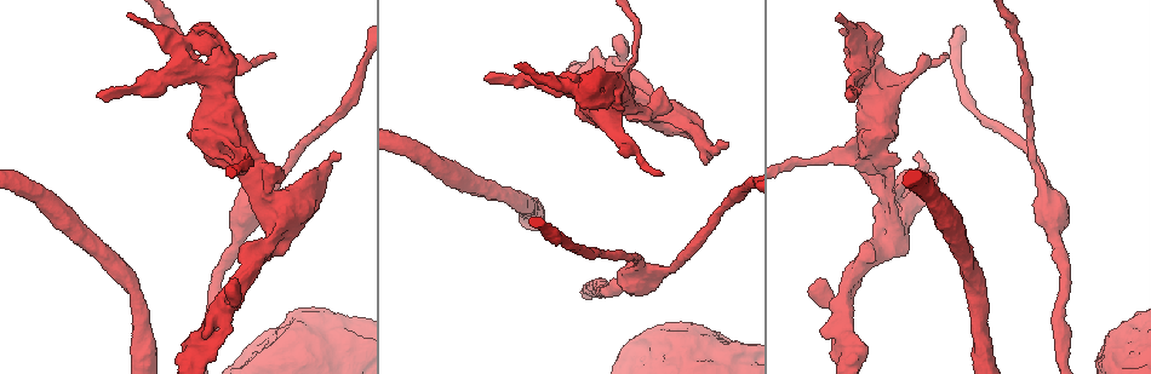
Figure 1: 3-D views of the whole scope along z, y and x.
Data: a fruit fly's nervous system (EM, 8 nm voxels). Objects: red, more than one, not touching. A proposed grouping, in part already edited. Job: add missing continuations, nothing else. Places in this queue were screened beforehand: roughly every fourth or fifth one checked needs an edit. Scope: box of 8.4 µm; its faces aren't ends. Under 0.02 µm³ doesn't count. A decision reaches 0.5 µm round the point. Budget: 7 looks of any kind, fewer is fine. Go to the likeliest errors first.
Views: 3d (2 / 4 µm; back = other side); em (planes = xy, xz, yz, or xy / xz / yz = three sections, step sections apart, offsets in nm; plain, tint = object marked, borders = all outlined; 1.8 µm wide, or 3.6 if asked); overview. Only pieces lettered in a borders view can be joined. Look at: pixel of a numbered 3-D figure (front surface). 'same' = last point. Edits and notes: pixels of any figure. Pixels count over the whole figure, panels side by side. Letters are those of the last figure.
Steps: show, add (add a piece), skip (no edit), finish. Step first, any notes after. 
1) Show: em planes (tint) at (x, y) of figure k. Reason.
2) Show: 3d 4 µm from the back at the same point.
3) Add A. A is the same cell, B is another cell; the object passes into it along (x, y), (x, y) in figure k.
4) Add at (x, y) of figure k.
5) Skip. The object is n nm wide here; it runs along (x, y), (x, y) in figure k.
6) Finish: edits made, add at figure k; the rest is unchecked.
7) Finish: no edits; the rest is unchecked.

Show: 3d 2 µm from the back at (833, 342) of figure 1. Free end.

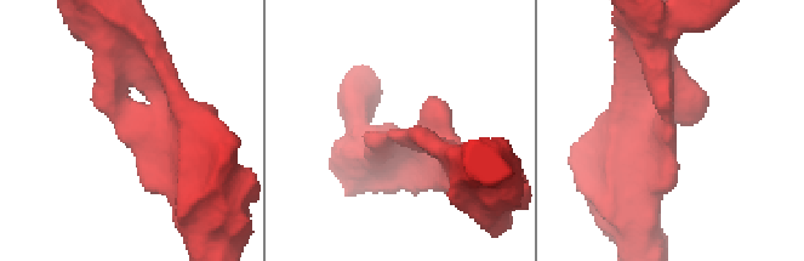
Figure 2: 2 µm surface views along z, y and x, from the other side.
Show: em xy step 8 (tint) at (118, 138) of figure 2.

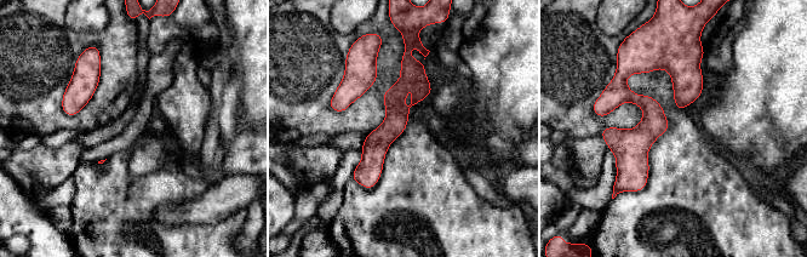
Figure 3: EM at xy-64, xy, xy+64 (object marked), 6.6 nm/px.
Show: em planes (borders) at the same point. Cut it another way.

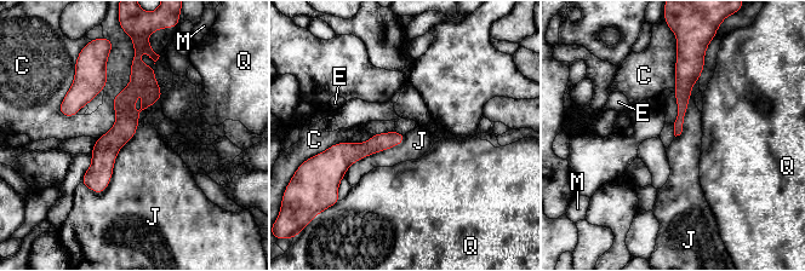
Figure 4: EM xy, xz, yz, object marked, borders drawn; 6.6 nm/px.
Skip. C, E, J, M and Q are other cells; a border runs along (138, 126), (109, 184), (86, 188) in figure 4; no lettered piece goes on from it.

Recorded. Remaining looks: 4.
Show: em xy step 16 (tint) at (212, 41) of figure 1. Touches itself.

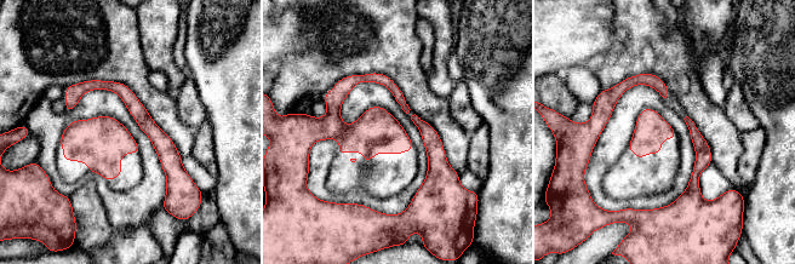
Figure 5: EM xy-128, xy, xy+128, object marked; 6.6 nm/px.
Show: em planes (borders) at the same point.

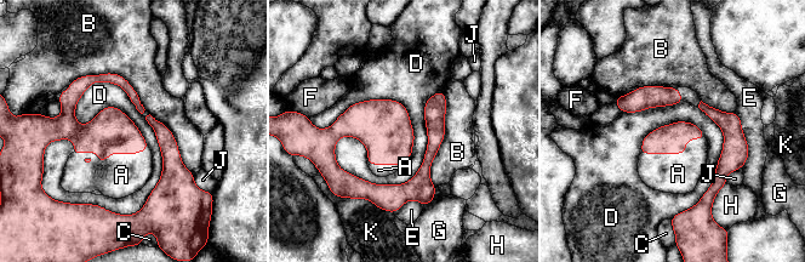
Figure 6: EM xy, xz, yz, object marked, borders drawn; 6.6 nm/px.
Add A. The longest contact is with D, 850 nm; A is the same cell, B, C, D, E, F, G, H, J and K are other cells; the object passes into it along (112, 131), (107, 157), (121, 175) in figure 6; the cell continues.

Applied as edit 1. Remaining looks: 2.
Show: overview.

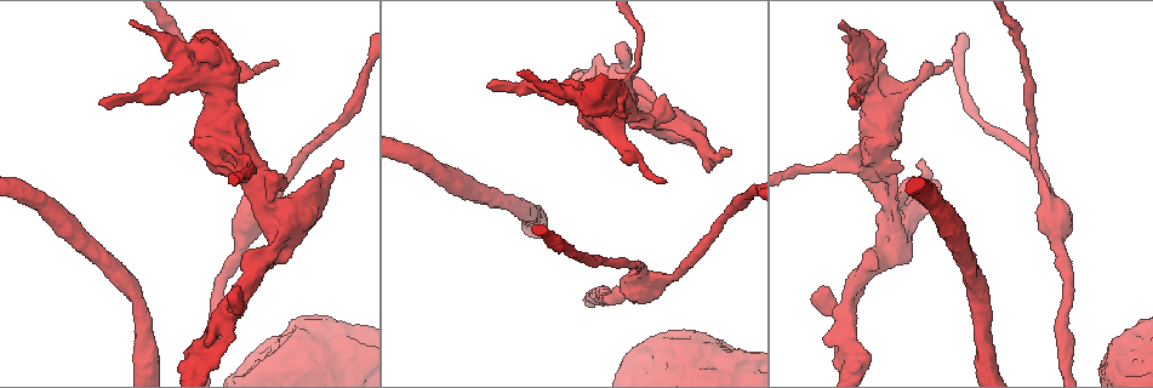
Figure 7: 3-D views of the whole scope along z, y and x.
Show: em planes (borders) at (728, 150) of figure 7. Branch stops here.

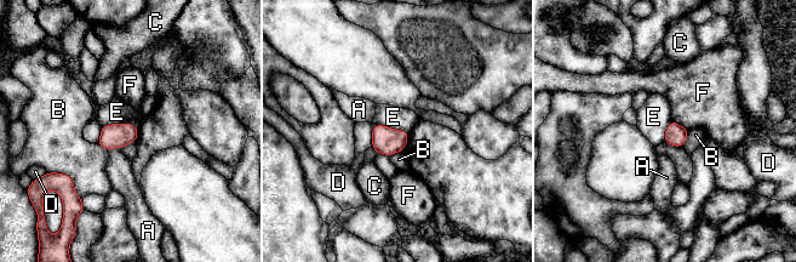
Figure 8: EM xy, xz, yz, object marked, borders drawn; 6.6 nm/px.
Skip. A, B, C, D, E and F are other cells; no lettered piece goes on from it.

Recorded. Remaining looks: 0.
Finish: edits made, add at figure 6; the rest is unchecked.

